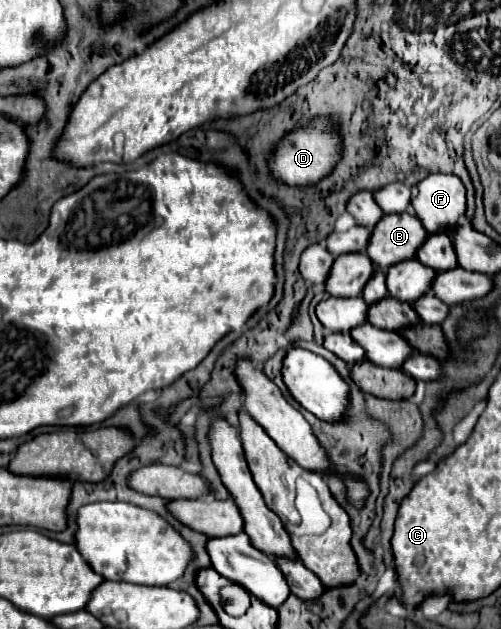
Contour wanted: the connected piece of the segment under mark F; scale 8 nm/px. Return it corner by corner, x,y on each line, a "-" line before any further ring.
435,173
417,185
417,195
411,205
431,235
445,231
453,237
459,217
467,211
465,201
465,187
457,175

